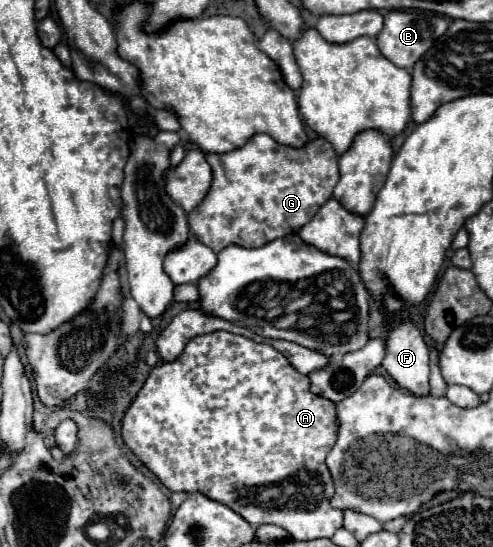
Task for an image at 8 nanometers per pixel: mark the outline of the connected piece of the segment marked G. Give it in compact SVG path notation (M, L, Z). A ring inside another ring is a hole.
M258 133L244 147L222 155L206 155L206 161L212 167L214 181L204 201L188 215L188 225L198 241L208 245L214 253L220 253L228 245L260 247L274 239L298 233L300 227L316 215L320 205L332 197L338 183L338 155L322 137L306 143L302 149L294 149L276 143L270 135Z

